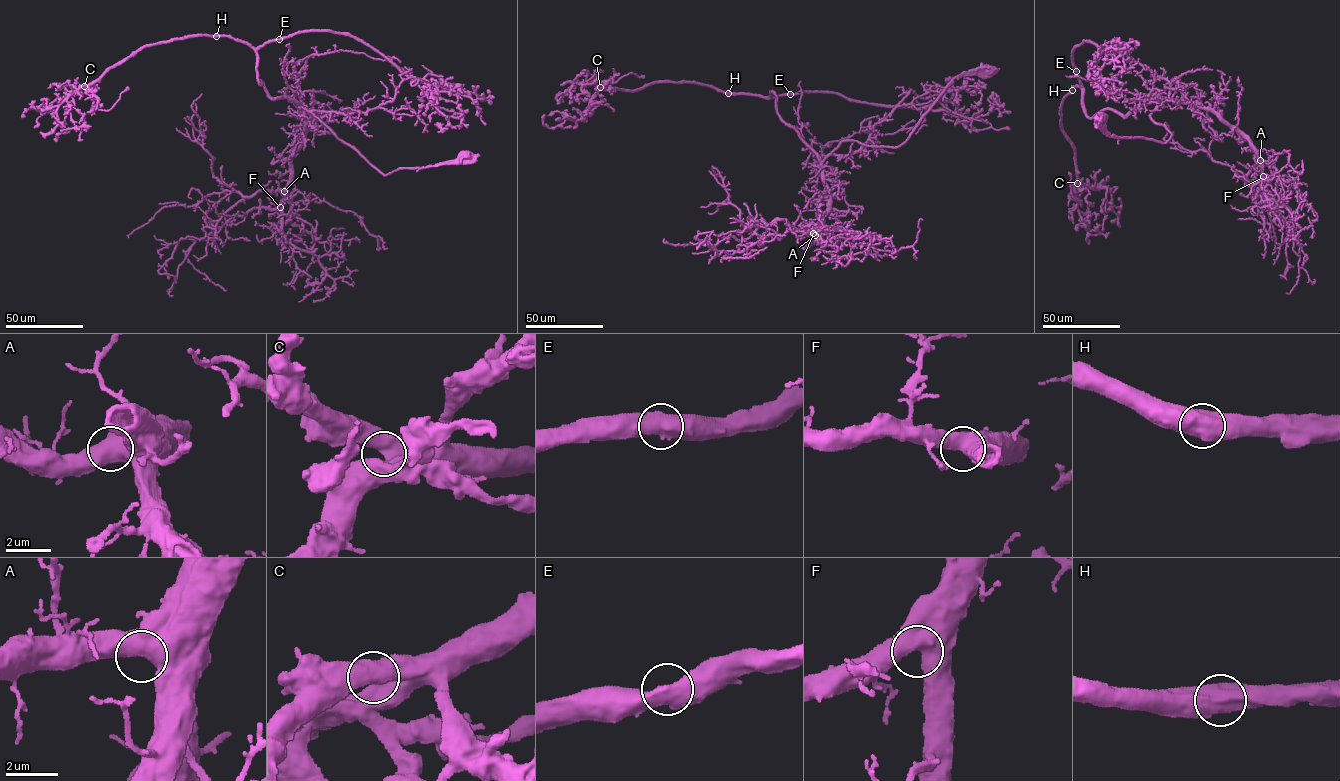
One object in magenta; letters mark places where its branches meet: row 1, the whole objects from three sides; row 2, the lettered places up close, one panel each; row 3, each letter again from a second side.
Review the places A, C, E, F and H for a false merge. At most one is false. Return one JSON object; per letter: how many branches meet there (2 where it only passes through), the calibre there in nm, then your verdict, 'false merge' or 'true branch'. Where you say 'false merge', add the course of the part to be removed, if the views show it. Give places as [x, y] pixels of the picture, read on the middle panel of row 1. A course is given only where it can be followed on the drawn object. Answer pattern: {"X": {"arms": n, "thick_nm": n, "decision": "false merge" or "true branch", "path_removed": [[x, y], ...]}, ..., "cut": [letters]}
{"A": {"arms": 2, "thick_nm": 550, "decision": "true branch"}, "C": {"arms": 2, "thick_nm": 600, "decision": "true branch"}, "E": {"arms": 2, "thick_nm": 650, "decision": "true branch"}, "F": {"arms": 2, "thick_nm": 750, "decision": "true branch"}, "H": {"arms": 2, "thick_nm": 900, "decision": "true branch"}, "cut": []}

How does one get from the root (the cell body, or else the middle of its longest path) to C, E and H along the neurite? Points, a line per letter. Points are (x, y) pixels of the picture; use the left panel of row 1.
C: (465, 156), (385, 175), (299, 104), (270, 97), (257, 80), (257, 53), (227, 36), (146, 45), (84, 86)
E: (465, 156), (384, 175), (311, 112), (282, 96), (270, 97), (261, 80), (259, 84), (257, 50), (279, 39)
H: (465, 156), (385, 175), (299, 104), (282, 96), (270, 97), (257, 80), (257, 53), (252, 47), (216, 36)

